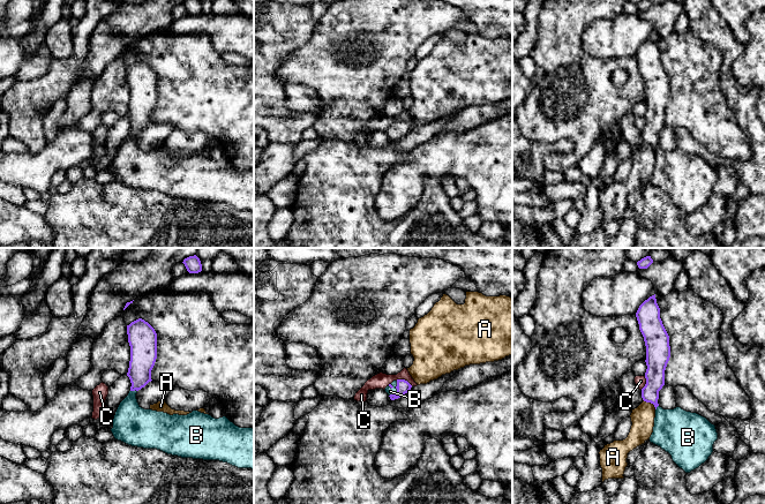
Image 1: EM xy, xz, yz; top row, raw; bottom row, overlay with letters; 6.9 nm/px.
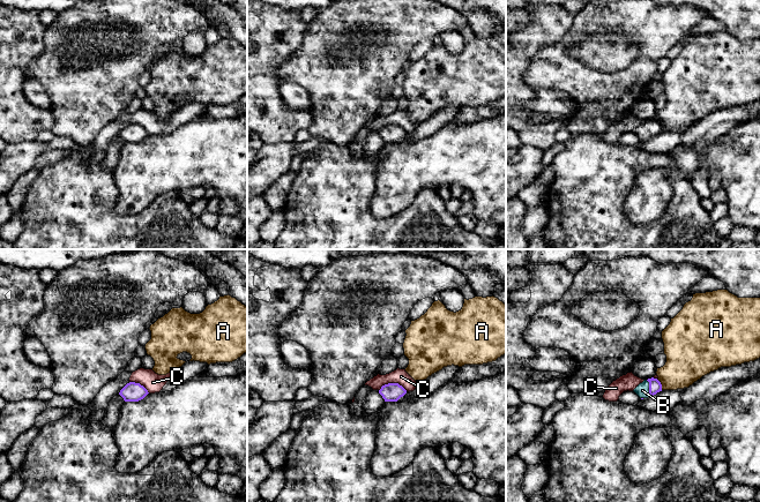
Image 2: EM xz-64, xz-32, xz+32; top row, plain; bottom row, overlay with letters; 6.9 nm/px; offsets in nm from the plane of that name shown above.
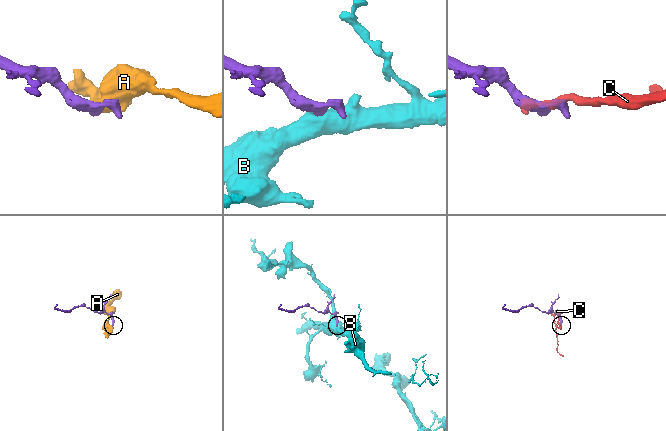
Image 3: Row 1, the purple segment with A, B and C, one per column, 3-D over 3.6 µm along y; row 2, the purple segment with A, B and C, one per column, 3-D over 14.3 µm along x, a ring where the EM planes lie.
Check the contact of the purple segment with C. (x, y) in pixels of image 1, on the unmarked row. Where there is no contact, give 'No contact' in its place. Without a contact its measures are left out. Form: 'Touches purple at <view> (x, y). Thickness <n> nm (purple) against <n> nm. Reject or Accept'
Touches purple at xz (404, 121). Thickness 100 nm (purple) against 110 nm. Reject

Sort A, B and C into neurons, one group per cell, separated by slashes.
A / B / C

